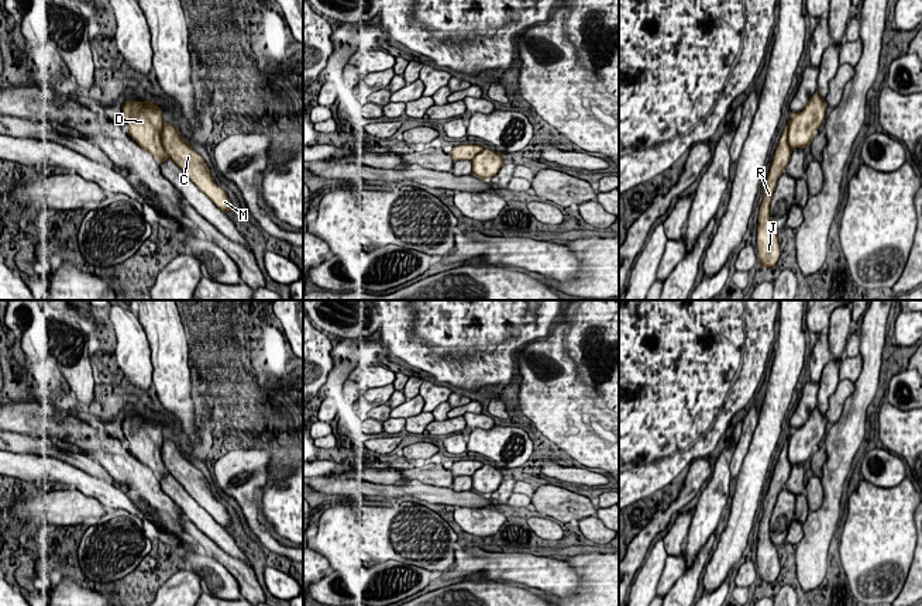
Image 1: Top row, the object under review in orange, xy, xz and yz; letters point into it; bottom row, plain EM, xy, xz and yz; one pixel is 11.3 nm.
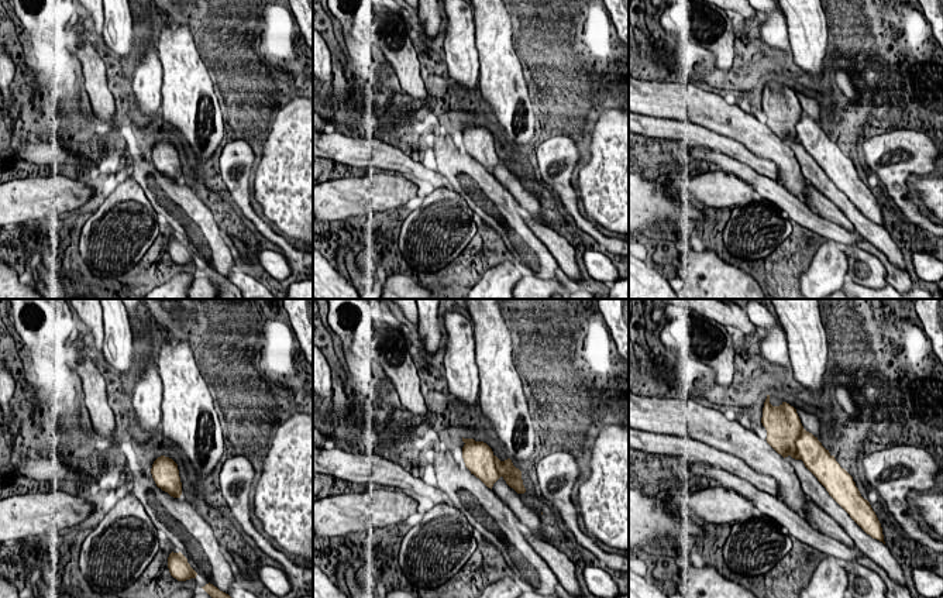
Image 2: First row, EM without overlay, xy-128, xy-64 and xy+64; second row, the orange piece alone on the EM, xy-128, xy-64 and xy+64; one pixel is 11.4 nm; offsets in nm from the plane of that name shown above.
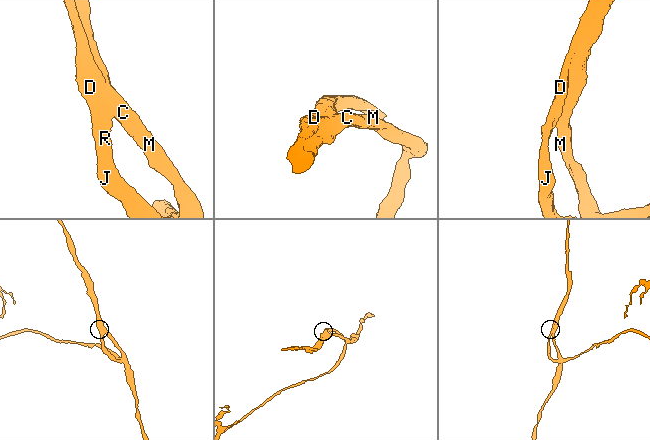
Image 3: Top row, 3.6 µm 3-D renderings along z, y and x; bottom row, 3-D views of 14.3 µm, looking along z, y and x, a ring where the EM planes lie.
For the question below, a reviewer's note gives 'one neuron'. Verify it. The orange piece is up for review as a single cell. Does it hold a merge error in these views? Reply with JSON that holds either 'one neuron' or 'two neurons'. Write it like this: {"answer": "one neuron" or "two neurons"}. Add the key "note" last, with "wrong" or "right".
{"answer": "two neurons", "note": "wrong"}

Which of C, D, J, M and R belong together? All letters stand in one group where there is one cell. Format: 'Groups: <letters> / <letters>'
Groups: C M / D J R

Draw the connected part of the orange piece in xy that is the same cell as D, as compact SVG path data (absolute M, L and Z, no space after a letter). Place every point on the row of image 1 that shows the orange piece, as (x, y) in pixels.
M124 101L123 116L130 135L148 151L158 163L169 159L162 144L162 110L152 101Z

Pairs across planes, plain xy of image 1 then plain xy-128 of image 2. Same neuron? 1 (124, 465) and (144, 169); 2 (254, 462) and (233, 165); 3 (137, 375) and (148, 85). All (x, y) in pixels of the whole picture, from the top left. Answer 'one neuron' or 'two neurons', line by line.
1: one neuron
2: one neuron
3: one neuron

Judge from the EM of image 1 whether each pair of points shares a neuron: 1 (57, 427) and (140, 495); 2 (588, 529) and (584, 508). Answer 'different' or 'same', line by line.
1: same
2: different

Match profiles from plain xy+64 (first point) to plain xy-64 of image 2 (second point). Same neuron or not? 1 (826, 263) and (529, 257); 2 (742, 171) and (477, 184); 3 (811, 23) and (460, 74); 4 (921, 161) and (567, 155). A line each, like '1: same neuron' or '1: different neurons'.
1: different neurons
2: different neurons
3: different neurons
4: same neuron

